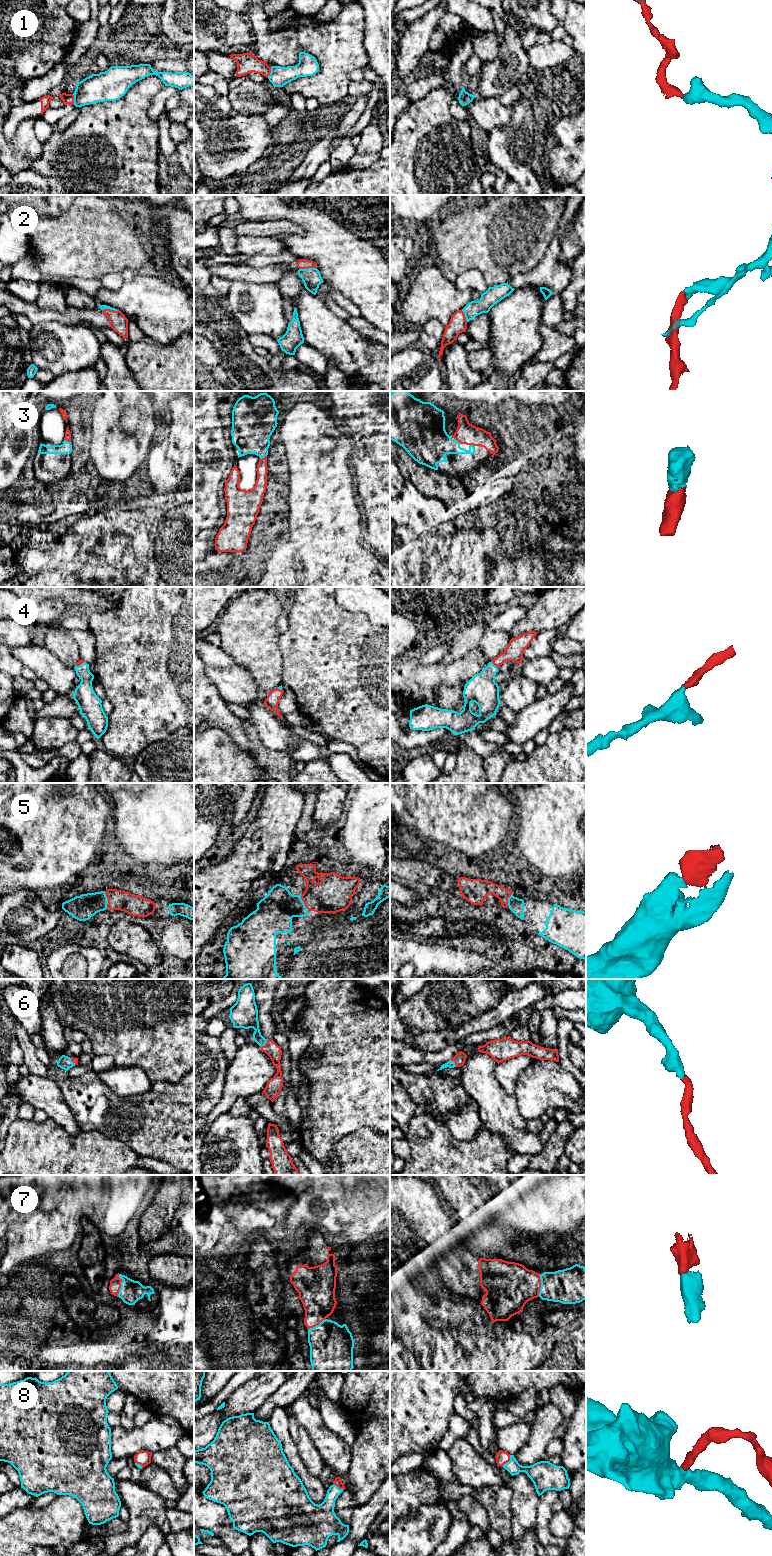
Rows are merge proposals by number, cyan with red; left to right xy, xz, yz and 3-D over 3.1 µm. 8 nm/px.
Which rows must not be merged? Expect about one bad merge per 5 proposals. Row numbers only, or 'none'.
none

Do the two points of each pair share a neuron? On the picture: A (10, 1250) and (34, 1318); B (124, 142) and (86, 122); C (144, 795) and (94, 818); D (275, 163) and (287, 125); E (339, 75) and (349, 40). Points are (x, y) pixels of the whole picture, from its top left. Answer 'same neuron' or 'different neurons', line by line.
A: same neuron
B: same neuron
C: different neurons
D: same neuron
E: same neuron

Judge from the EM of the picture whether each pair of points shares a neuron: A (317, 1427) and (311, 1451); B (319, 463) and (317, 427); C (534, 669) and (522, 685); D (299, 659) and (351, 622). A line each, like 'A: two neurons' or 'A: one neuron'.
A: two neurons
B: one neuron
C: two neurons
D: one neuron

